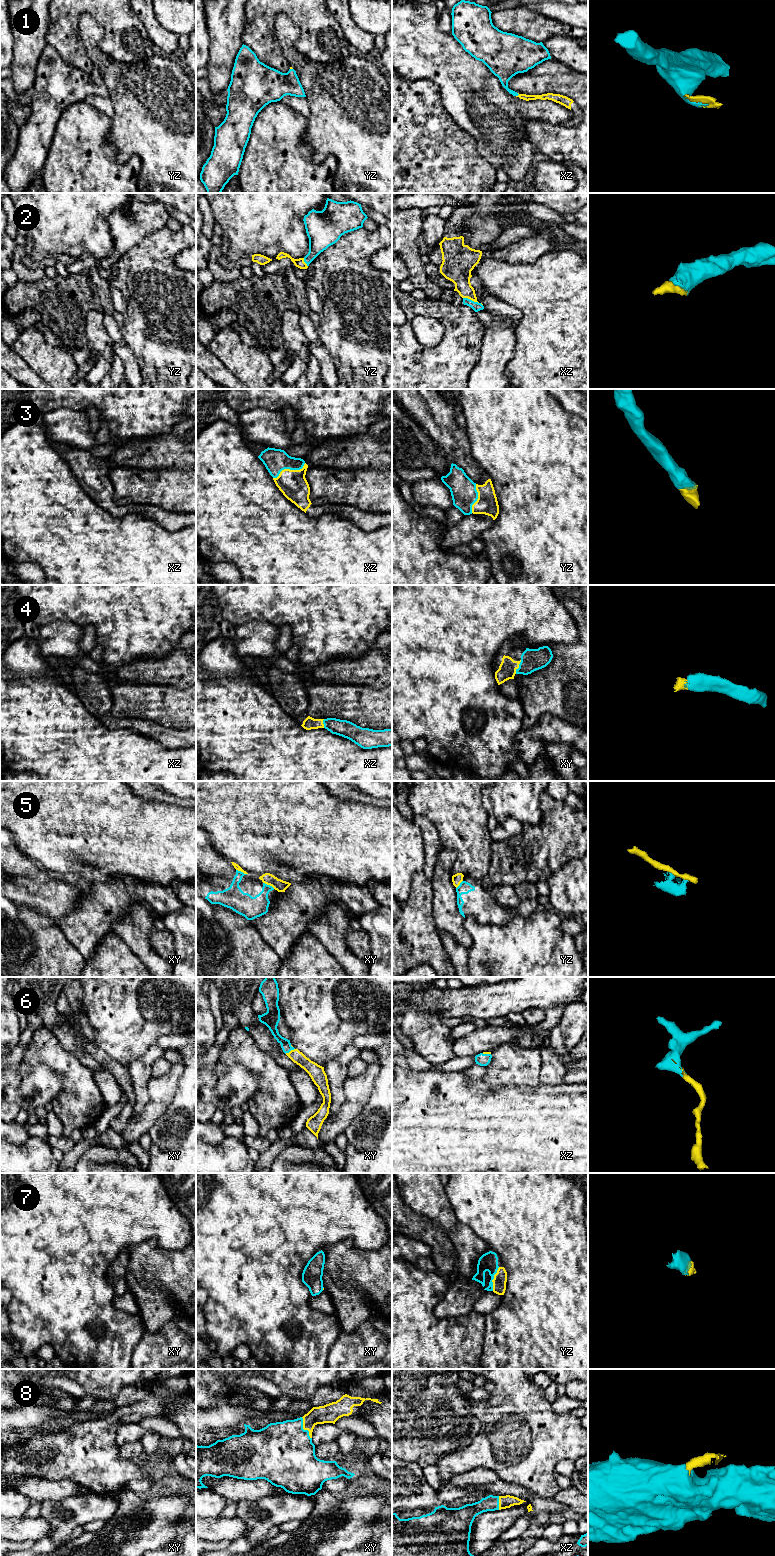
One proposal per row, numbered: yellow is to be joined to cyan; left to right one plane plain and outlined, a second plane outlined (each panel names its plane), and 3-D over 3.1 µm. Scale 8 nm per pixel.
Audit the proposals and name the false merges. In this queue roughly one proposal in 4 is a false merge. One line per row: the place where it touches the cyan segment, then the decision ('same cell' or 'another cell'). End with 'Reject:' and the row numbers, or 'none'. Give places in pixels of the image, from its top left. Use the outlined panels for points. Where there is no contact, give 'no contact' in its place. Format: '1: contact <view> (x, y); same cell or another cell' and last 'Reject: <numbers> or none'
1: contact xz (517, 95); same cell
2: contact xz (471, 300); same cell
3: contact xz (289, 468); same cell
4: contact xy (519, 667); same cell
5: contact xy (269, 885); another cell
6: contact xy (289, 1051); same cell
7: contact yz (493, 1278); same cell
8: contact xy (303, 1429); same cell
Reject: 5

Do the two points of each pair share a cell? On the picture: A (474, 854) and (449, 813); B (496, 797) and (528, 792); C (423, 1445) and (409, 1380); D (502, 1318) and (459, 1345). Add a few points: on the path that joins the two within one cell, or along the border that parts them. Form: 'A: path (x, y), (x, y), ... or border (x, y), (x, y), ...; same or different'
A: path (472, 844), (471, 839), (459, 823); same
B: path (504, 797), (512, 792), (520, 792); same
C: path (419, 1429), (418, 1417), (409, 1403), (409, 1396); same
D: border (485, 1315), (485, 1340), (482, 1352); different

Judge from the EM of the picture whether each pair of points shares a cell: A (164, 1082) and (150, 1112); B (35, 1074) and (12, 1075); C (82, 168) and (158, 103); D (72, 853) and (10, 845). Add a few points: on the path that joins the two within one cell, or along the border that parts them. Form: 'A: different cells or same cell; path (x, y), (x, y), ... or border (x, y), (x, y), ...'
A: same cell; path (163, 1089), (157, 1105)
B: same cell; path (29, 1076), (18, 1075)
C: different cells; border (109, 120), (106, 141), (122, 164)
D: different cells; border (10, 833), (17, 848), (34, 862)

